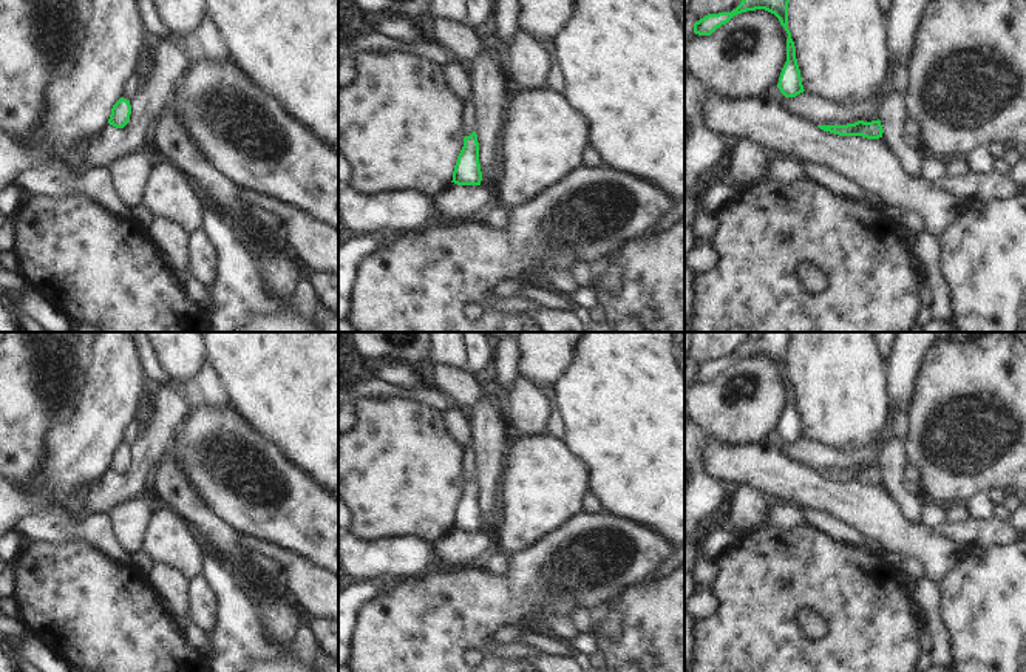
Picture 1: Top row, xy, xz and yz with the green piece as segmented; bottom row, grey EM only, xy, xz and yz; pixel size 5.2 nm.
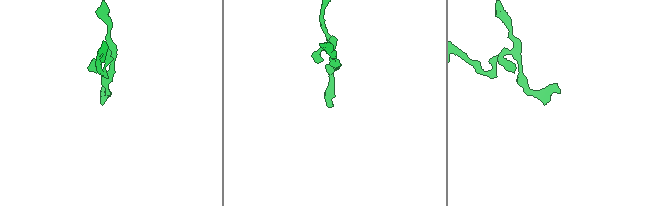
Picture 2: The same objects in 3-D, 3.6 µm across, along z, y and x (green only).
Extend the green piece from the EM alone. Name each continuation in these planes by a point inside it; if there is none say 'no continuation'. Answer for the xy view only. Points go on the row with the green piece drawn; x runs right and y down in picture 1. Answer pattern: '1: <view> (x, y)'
no continuation.

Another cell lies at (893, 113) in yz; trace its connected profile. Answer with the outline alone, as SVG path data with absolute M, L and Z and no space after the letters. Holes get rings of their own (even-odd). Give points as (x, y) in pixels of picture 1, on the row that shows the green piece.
M901 90L890 91L881 105L882 139L909 176L921 176L921 164L927 154L921 144L907 137L907 119L905 94Z

